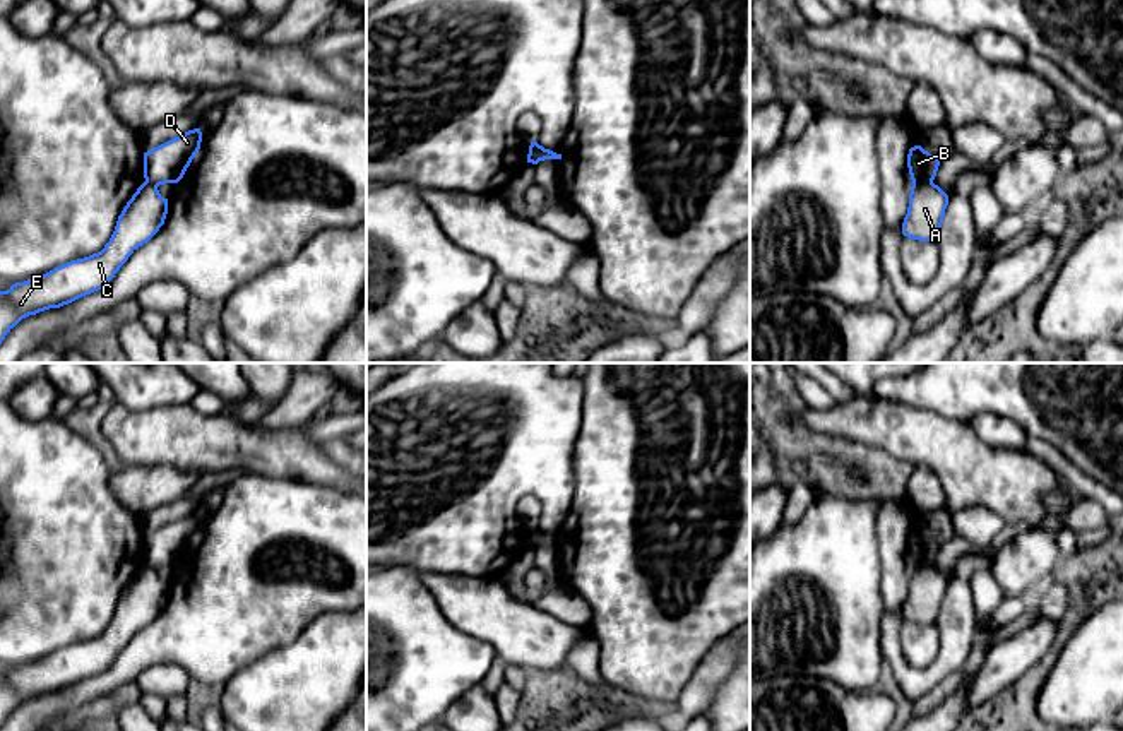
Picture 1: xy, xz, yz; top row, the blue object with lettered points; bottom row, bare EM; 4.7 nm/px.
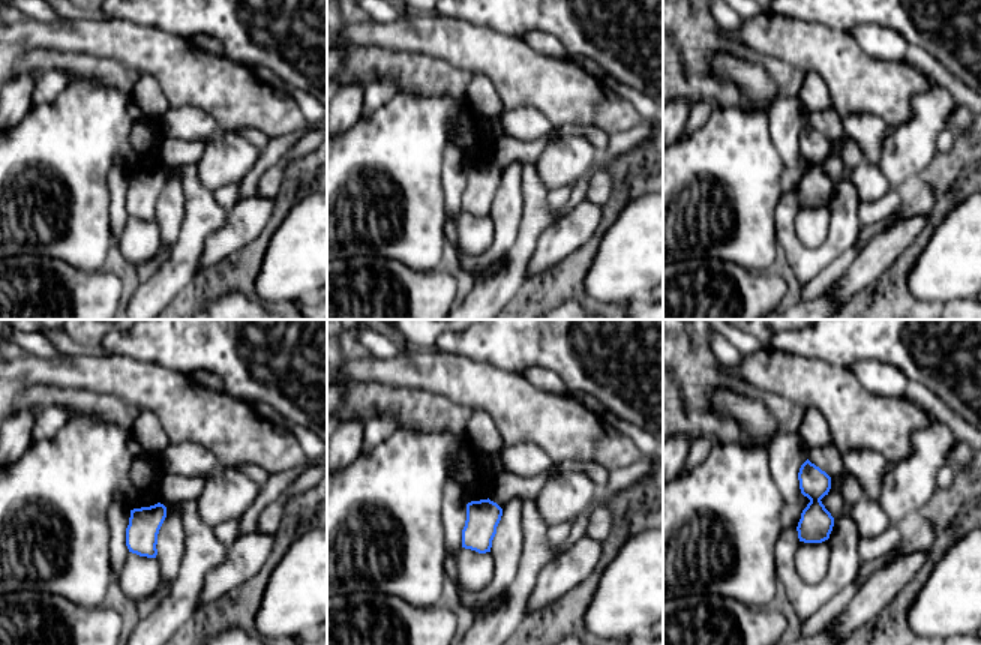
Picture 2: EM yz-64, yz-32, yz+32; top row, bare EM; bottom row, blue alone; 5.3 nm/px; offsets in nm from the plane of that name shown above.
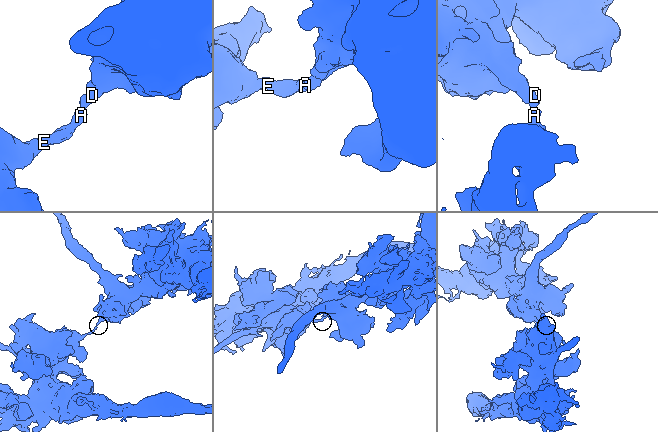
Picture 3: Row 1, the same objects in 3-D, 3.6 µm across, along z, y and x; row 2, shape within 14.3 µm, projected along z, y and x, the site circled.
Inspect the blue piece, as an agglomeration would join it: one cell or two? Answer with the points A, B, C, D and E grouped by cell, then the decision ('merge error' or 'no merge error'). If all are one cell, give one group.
A C E / B D; merge error

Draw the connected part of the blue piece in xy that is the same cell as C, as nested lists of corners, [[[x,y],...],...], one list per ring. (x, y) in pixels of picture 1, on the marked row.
[[[144,181],[123,207],[101,252],[0,291],[0,344],[22,318],[60,308],[108,286],[128,257],[159,231],[166,214],[168,199],[157,187]]]

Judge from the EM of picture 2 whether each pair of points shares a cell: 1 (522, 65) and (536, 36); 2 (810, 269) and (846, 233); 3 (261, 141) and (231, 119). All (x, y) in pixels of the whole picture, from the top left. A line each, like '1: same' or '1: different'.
1: different
2: same
3: different

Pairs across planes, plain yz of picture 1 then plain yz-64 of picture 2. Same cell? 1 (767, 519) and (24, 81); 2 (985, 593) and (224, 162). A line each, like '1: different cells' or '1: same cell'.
1: same cell
2: different cells

